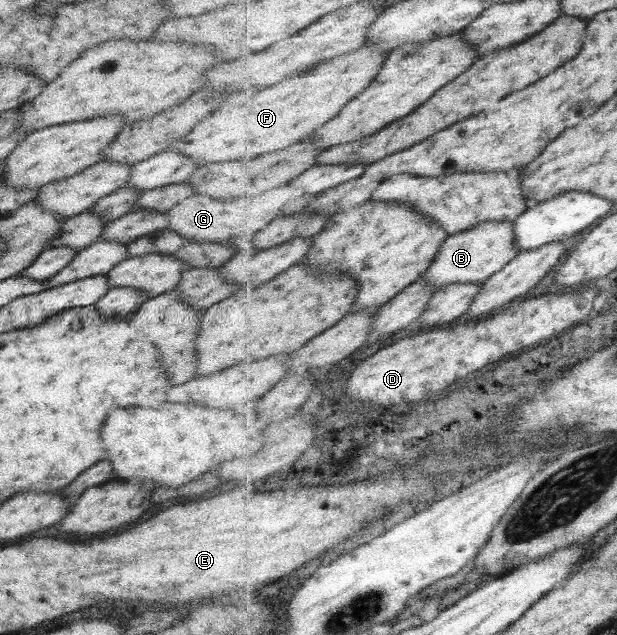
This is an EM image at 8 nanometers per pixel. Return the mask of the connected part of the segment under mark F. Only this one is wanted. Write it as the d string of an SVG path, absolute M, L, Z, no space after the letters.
M367 45L333 60L318 63L313 71L305 71L295 79L283 79L281 83L259 91L257 95L231 95L217 111L197 123L191 133L174 139L169 150L189 155L197 163L219 163L245 157L257 157L285 149L303 141L311 131L323 128L337 118L349 102L365 92L380 75L388 57L382 51Z

